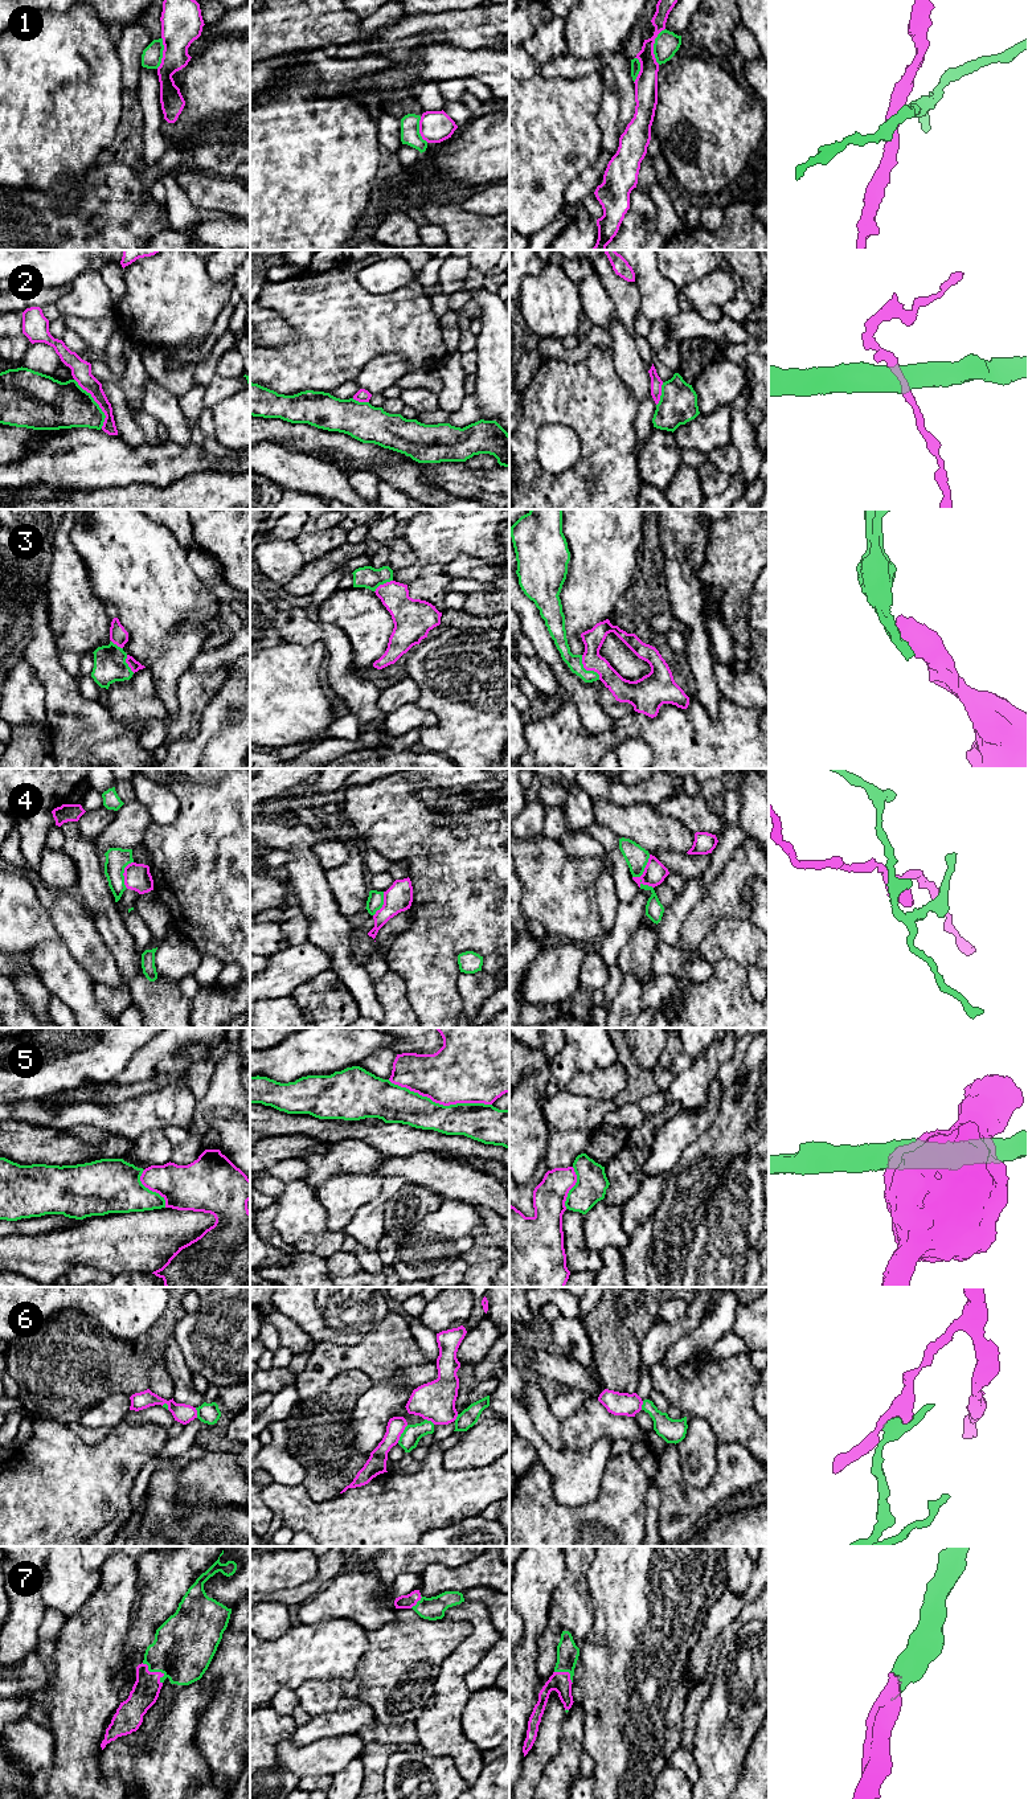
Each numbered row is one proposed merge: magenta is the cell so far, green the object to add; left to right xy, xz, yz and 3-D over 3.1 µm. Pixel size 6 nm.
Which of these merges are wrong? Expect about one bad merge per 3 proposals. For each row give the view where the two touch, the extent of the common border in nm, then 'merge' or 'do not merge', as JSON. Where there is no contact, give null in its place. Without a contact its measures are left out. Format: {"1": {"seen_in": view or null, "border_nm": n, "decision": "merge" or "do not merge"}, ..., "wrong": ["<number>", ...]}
{"1": {"seen_in": "yz", "border_nm": 220, "decision": "do not merge"}, "2": {"seen_in": "xy", "border_nm": 340, "decision": "do not merge"}, "3": {"seen_in": "yz", "border_nm": 190, "decision": "merge"}, "4": {"seen_in": "yz", "border_nm": 220, "decision": "do not merge"}, "5": {"seen_in": "xz", "border_nm": 650, "decision": "do not merge"}, "6": {"seen_in": "xz", "border_nm": 130, "decision": "do not merge"}, "7": {"seen_in": "xy", "border_nm": 180, "decision": "merge"}, "wrong": ["1", "2", "4", "5", "6"]}

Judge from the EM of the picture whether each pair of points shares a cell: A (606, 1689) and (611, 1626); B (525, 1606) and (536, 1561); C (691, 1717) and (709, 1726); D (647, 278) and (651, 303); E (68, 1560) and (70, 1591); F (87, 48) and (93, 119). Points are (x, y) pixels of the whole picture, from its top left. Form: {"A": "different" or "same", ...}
{"A": "same", "B": "same", "C": "different", "D": "same", "E": "same", "F": "same"}

